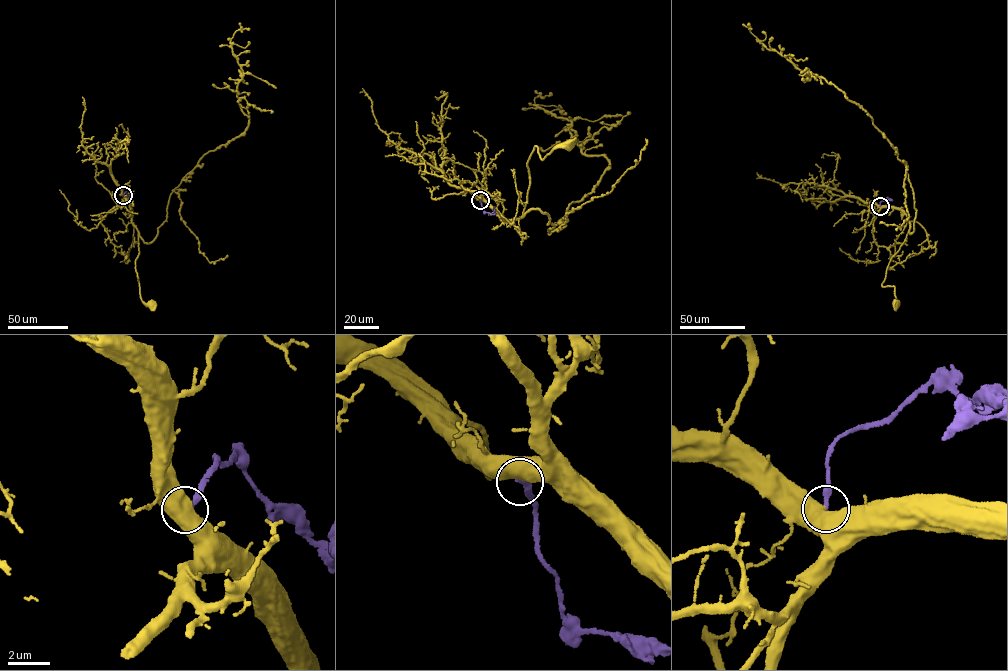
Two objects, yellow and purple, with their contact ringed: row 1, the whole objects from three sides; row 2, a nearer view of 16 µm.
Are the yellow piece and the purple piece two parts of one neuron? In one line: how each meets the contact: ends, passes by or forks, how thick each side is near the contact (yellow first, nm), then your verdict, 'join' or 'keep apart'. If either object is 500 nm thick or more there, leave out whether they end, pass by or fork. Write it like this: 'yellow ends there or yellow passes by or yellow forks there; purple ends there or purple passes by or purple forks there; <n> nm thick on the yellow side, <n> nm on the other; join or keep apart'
800 nm thick on the yellow side, 240 nm on the other; keep apart

